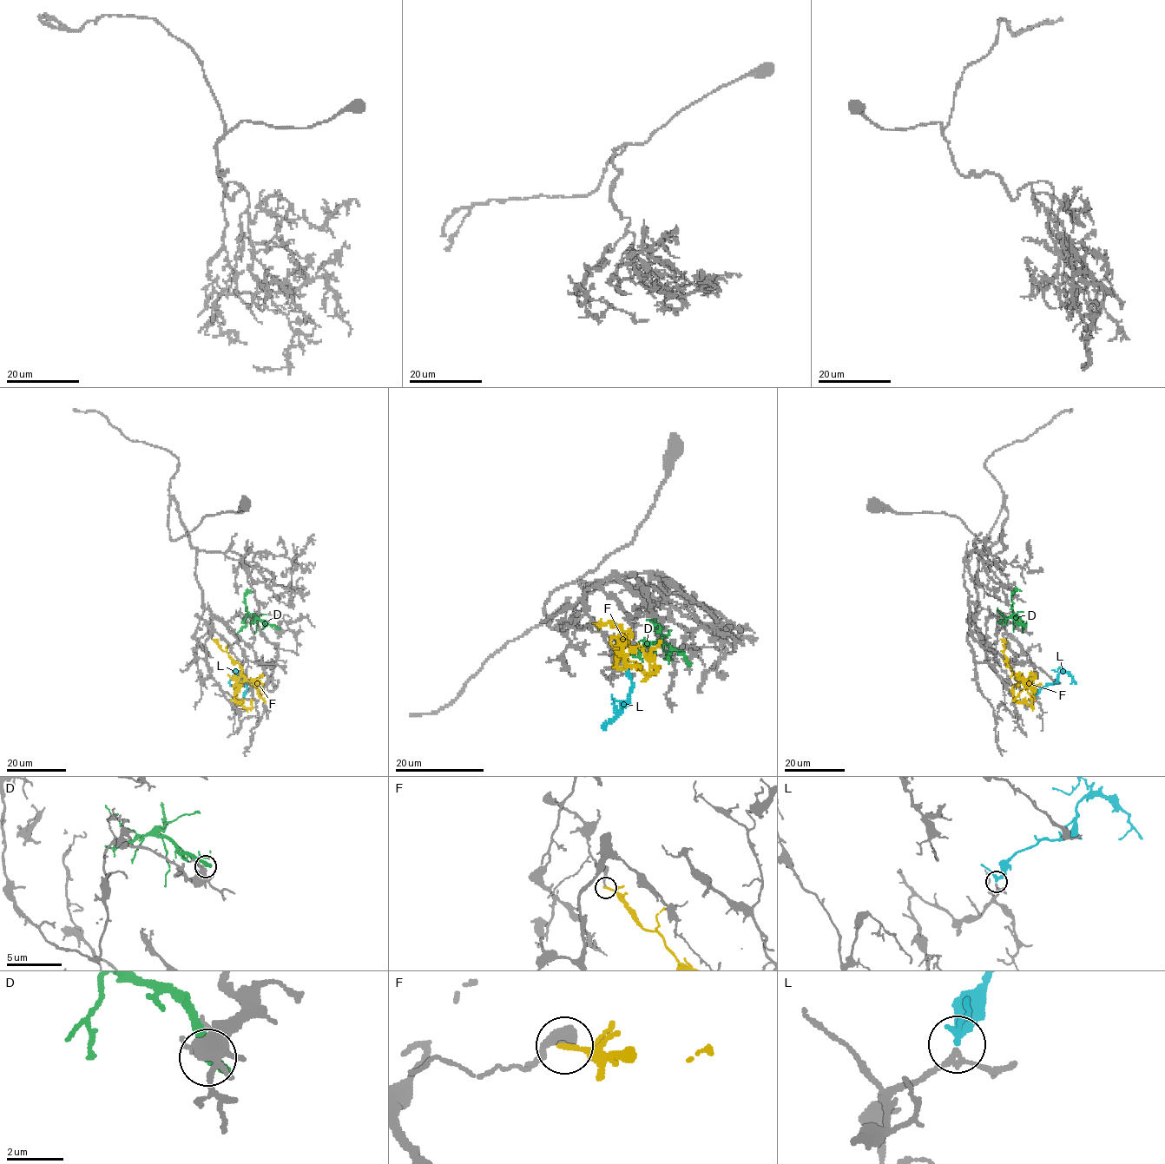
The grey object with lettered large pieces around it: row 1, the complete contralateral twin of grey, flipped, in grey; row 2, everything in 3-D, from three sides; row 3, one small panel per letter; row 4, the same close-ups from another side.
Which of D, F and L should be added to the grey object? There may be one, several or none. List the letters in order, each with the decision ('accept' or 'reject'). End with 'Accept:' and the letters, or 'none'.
D: reject
F: reject
L: accept
Accept: L

